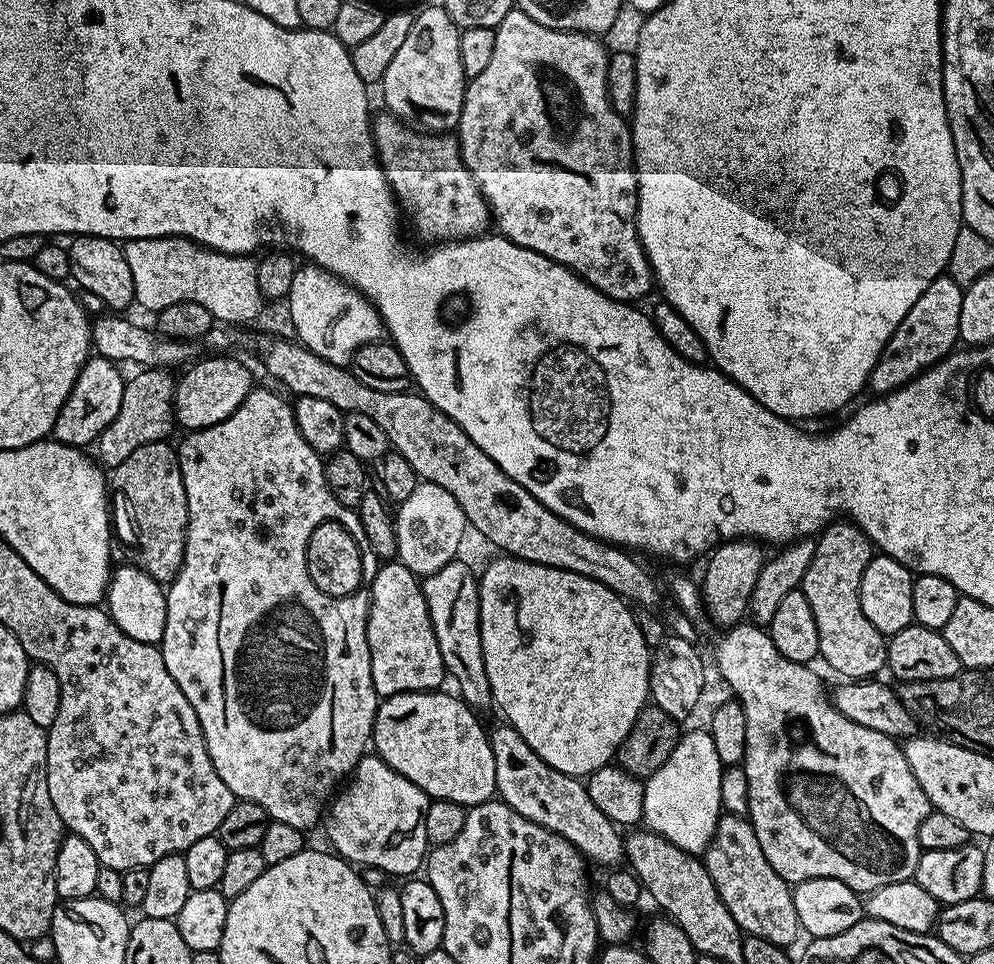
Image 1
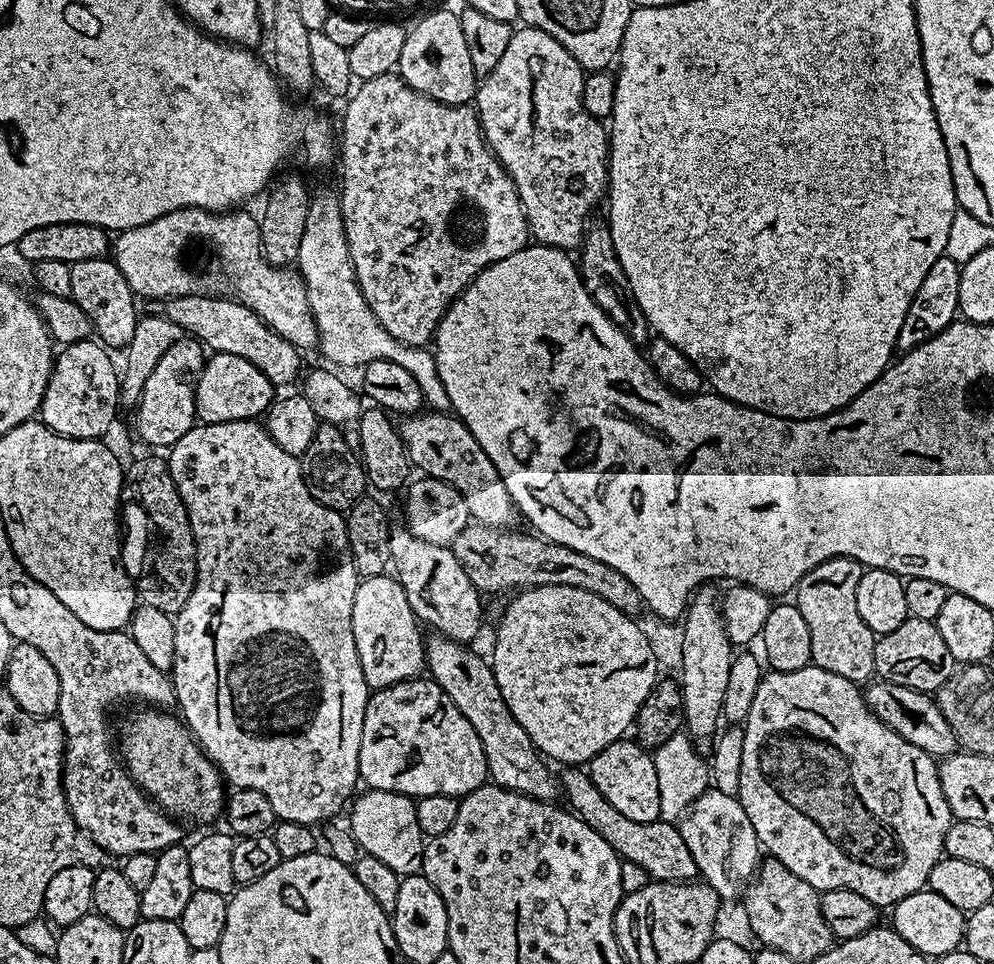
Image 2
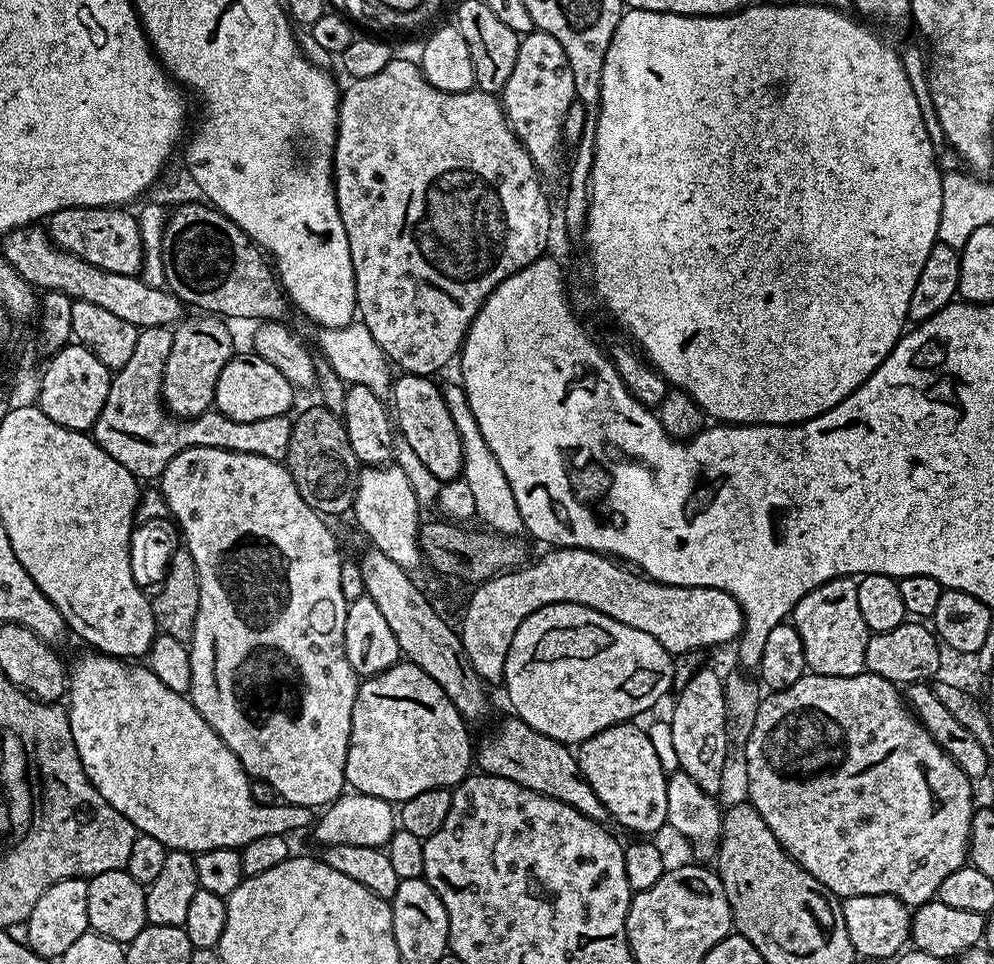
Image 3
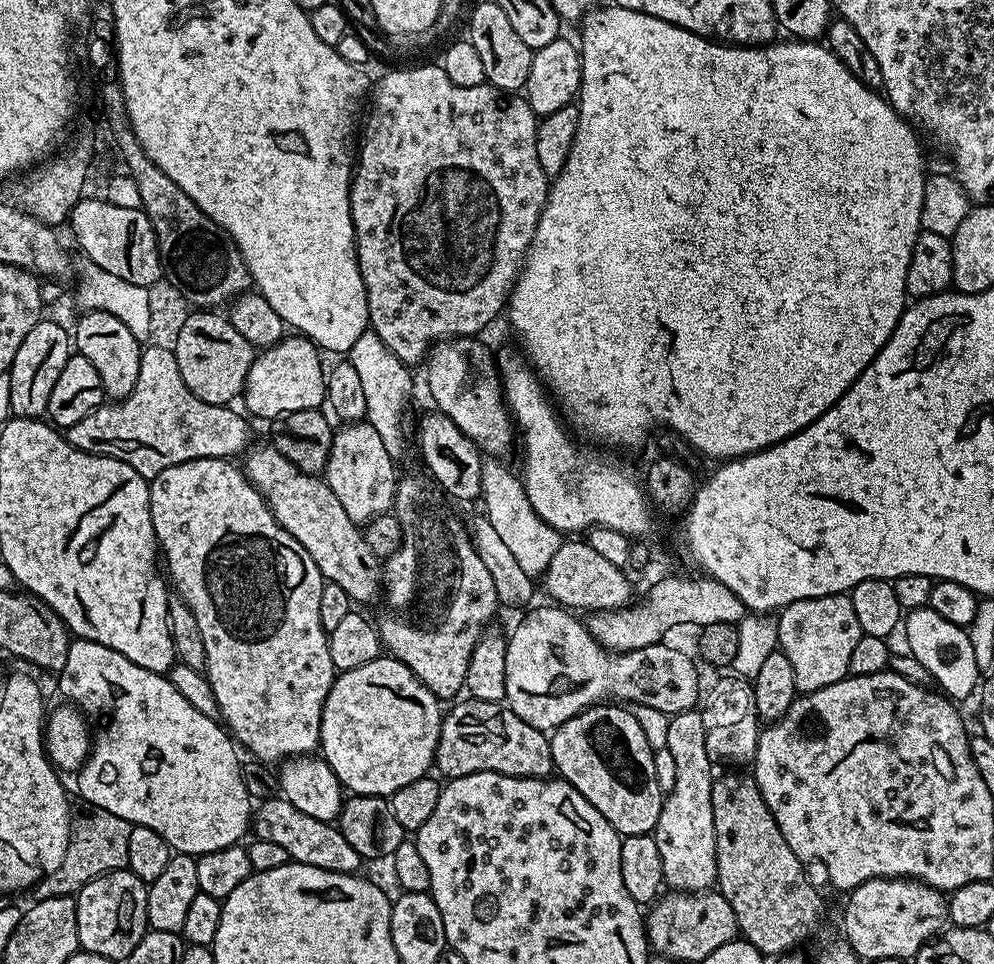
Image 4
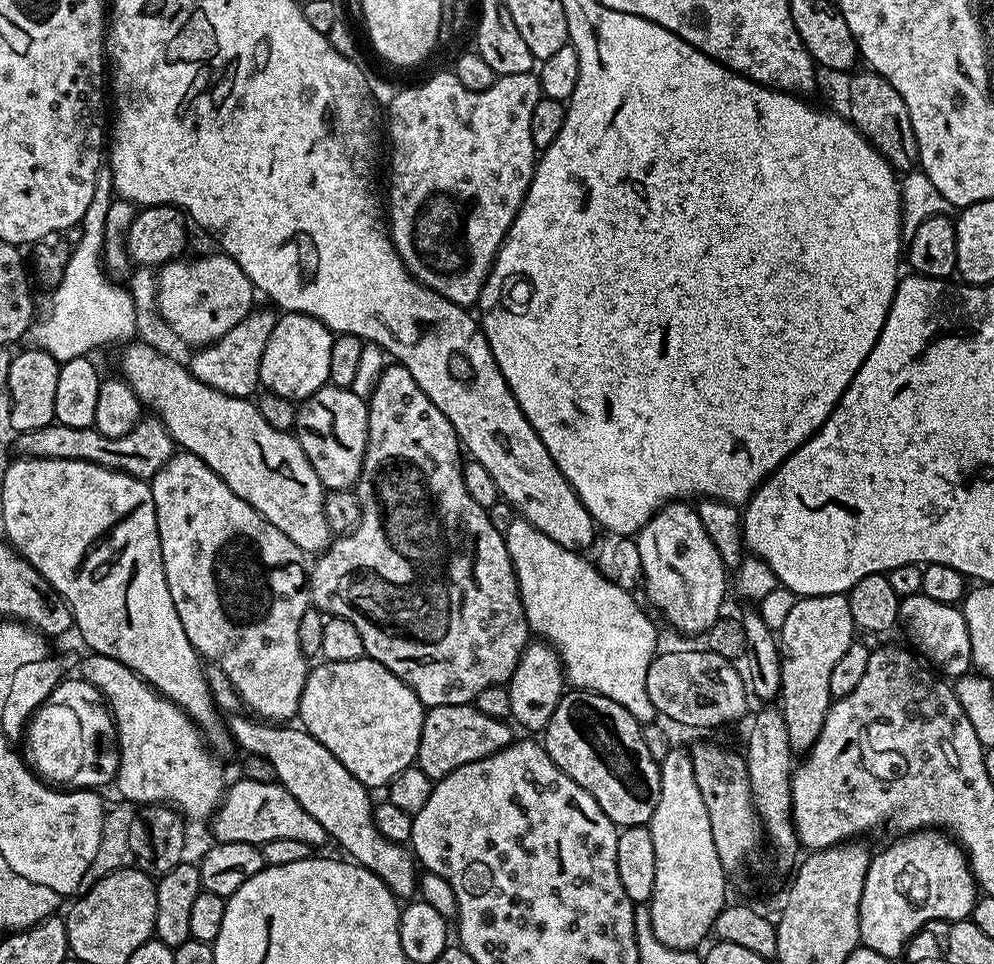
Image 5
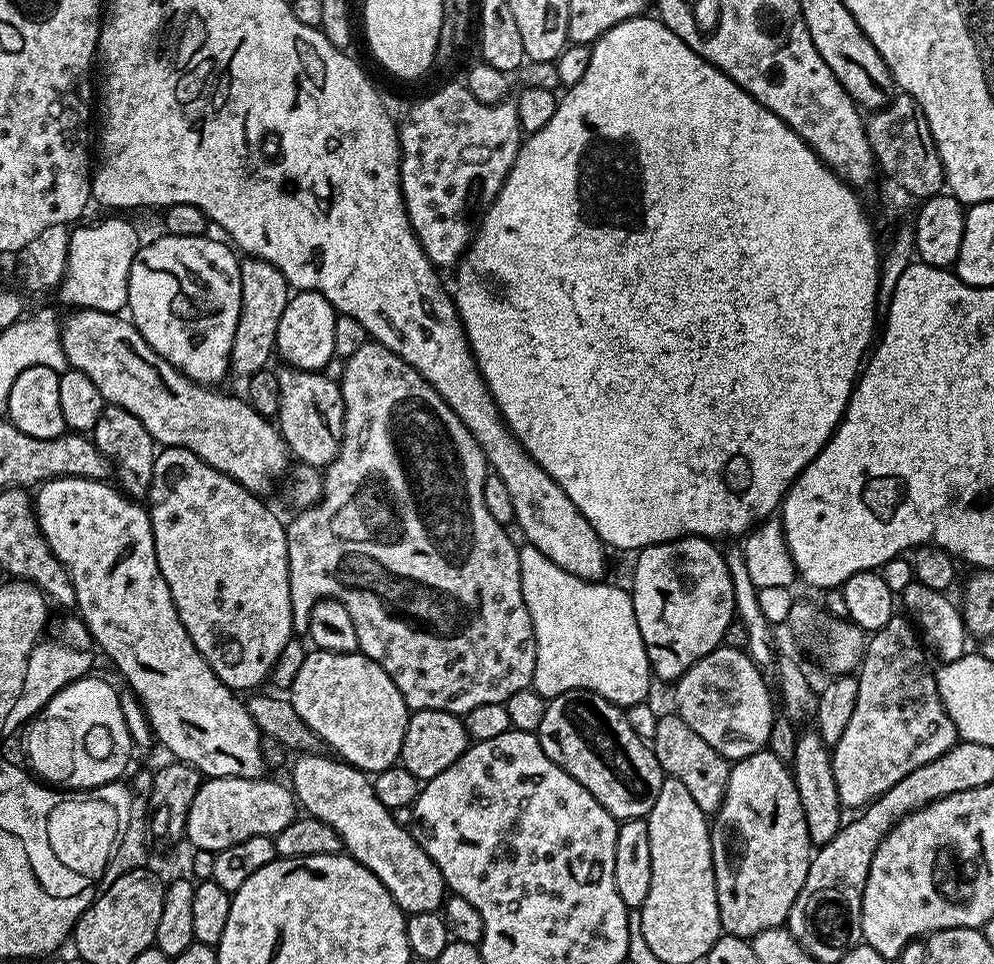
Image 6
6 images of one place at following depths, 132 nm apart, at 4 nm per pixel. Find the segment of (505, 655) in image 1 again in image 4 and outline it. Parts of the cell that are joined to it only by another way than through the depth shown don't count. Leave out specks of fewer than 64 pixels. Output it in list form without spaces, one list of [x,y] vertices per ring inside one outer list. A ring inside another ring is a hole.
[[[545,604],[540,608],[533,607],[526,616],[522,617],[520,624],[509,633],[507,637],[506,652],[506,694],[504,700],[507,707],[512,709],[514,714],[518,714],[518,718],[522,718],[522,722],[527,722],[530,726],[541,730],[554,730],[558,726],[562,726],[562,722],[566,722],[570,718],[574,718],[574,714],[578,714],[583,708],[591,708],[594,704],[602,704],[605,702],[628,702],[630,700],[633,705],[646,705],[647,708],[656,709],[659,712],[666,713],[669,716],[676,715],[679,712],[691,711],[700,700],[700,680],[698,672],[694,666],[693,660],[684,652],[676,650],[672,646],[668,646],[666,642],[659,644],[651,644],[650,646],[640,647],[638,650],[630,650],[629,652],[614,652],[607,648],[603,648],[597,640],[588,633],[588,625],[583,619],[579,620],[579,615],[573,614],[571,611],[554,604]]]

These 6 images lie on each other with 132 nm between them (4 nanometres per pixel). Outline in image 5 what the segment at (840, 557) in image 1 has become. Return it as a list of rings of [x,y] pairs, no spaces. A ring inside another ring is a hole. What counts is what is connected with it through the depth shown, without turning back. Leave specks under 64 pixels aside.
[[[844,594],[799,597],[794,610],[786,614],[786,622],[782,622],[778,630],[781,666],[778,707],[786,722],[786,734],[793,753],[808,753],[818,734],[822,734],[822,722],[826,722],[826,714],[833,702],[830,674],[842,659],[846,646],[854,643],[852,632],[850,602]]]

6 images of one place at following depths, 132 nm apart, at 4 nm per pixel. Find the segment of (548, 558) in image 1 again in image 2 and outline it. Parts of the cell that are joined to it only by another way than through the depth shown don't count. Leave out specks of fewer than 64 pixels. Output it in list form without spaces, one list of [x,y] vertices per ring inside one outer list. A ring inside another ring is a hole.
[[[424,410],[419,414],[408,414],[399,421],[398,431],[404,448],[408,452],[409,461],[421,468],[425,477],[440,479],[452,484],[454,490],[462,494],[469,507],[471,519],[477,524],[485,524],[491,528],[511,529],[518,520],[516,503],[510,498],[504,480],[498,474],[494,462],[482,450],[482,446],[470,434],[464,421],[455,414]]]

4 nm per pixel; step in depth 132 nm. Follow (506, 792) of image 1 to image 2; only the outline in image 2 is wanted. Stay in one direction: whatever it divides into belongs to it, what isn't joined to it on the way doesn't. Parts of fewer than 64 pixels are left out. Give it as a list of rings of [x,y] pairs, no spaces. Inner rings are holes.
[[[439,634],[429,635],[424,646],[424,659],[431,679],[448,695],[450,702],[458,706],[462,718],[474,726],[474,734],[478,734],[478,742],[482,742],[482,750],[486,754],[491,783],[536,800],[555,801],[555,796],[558,796],[557,773],[547,768],[549,765],[540,749],[532,744],[530,734],[526,734],[518,718],[510,714],[510,706],[506,706],[502,690],[498,690],[491,663],[468,648],[471,647],[459,640]]]

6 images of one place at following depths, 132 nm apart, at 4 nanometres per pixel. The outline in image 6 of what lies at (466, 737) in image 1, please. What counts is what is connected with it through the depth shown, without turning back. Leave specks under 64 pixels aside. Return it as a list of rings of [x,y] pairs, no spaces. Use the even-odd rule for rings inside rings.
[[[309,651],[302,662],[302,670],[298,670],[298,678],[294,678],[292,683],[290,699],[294,710],[298,710],[298,718],[302,718],[302,722],[306,722],[306,726],[310,726],[310,730],[314,730],[329,749],[333,748],[331,751],[344,763],[365,774],[375,774],[399,761],[410,715],[408,703],[386,670],[359,651]]]

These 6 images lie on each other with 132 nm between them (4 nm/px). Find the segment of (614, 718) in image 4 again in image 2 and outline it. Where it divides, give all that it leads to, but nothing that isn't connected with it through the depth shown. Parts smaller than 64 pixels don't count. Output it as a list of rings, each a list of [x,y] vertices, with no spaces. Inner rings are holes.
[[[621,738],[589,760],[586,771],[610,806],[626,814],[626,818],[634,818],[634,822],[654,822],[660,819],[660,802],[658,770],[654,770],[652,757],[653,753],[635,739]]]

